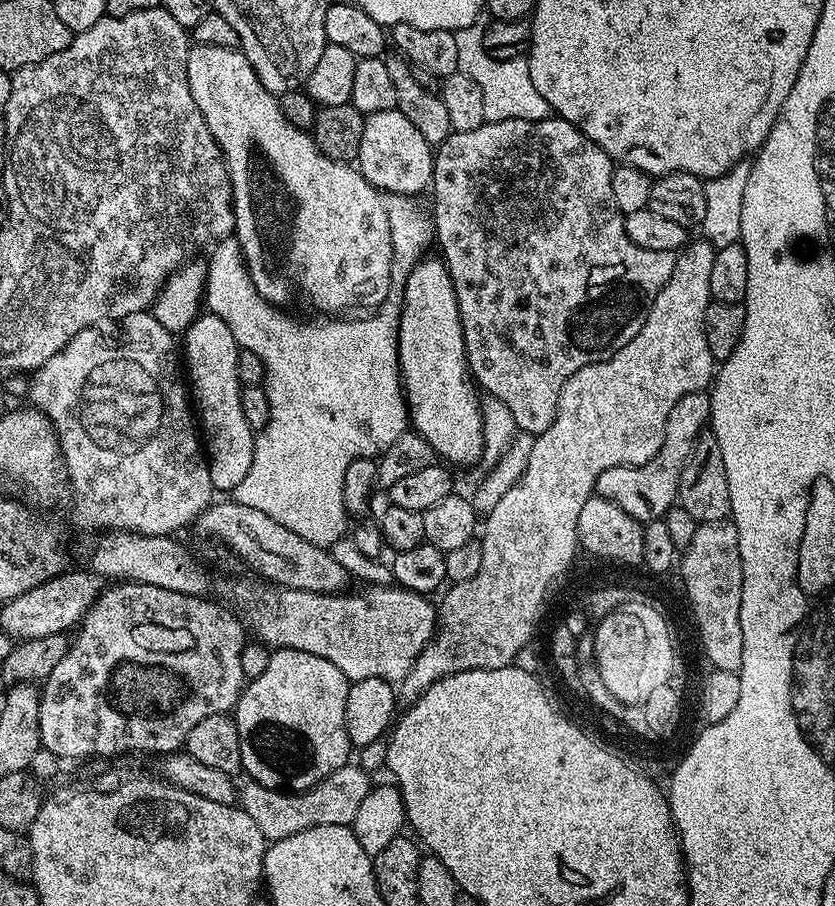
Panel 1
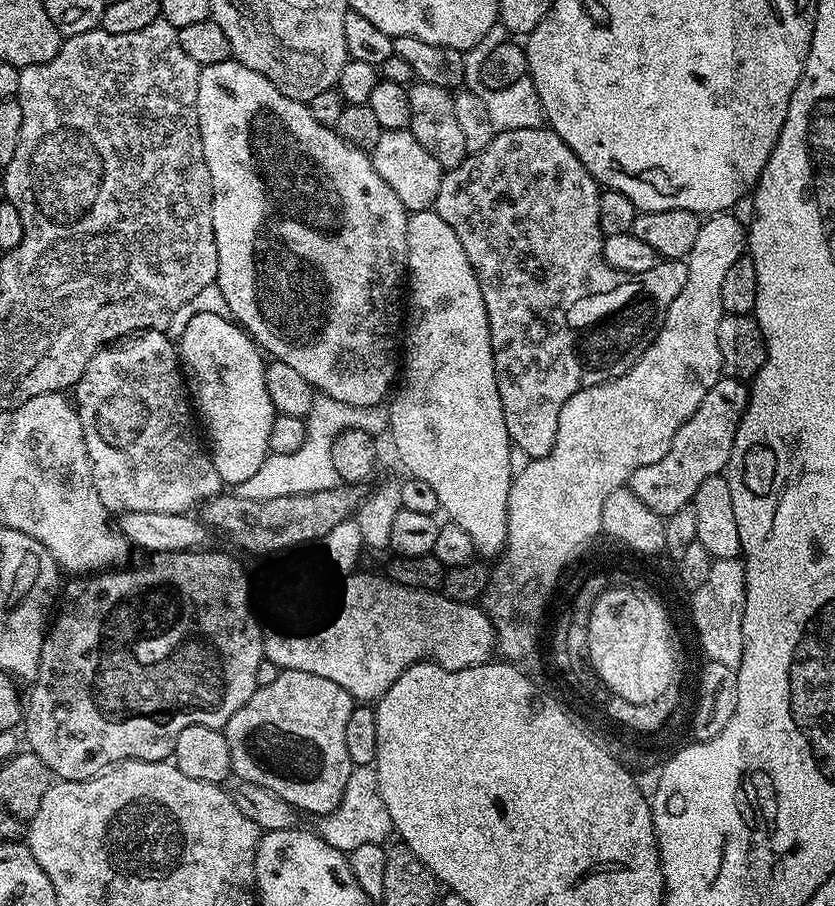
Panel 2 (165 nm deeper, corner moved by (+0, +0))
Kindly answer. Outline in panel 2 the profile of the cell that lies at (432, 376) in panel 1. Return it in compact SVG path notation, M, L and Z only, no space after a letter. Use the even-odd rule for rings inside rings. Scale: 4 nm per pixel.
M436 211L414 212L409 215L406 246L408 247L408 267L406 269L406 331L402 336L402 375L395 389L396 397L394 397L394 392L391 397L392 405L387 405L386 408L387 431L392 432L392 444L396 447L396 456L400 459L401 466L408 471L407 475L413 480L428 483L434 489L434 494L438 494L440 512L448 515L445 517L451 523L462 526L462 530L470 534L470 542L476 547L476 556L496 558L504 551L504 543L508 537L508 495L513 477L510 470L510 450L513 442L506 430L506 418L502 414L502 398L498 398L498 382L490 342L490 322L486 318L486 302L482 302L482 290L478 286L474 266L470 266L470 258L466 258L466 250L462 250L462 242L458 242L458 234L450 230L450 225Z

